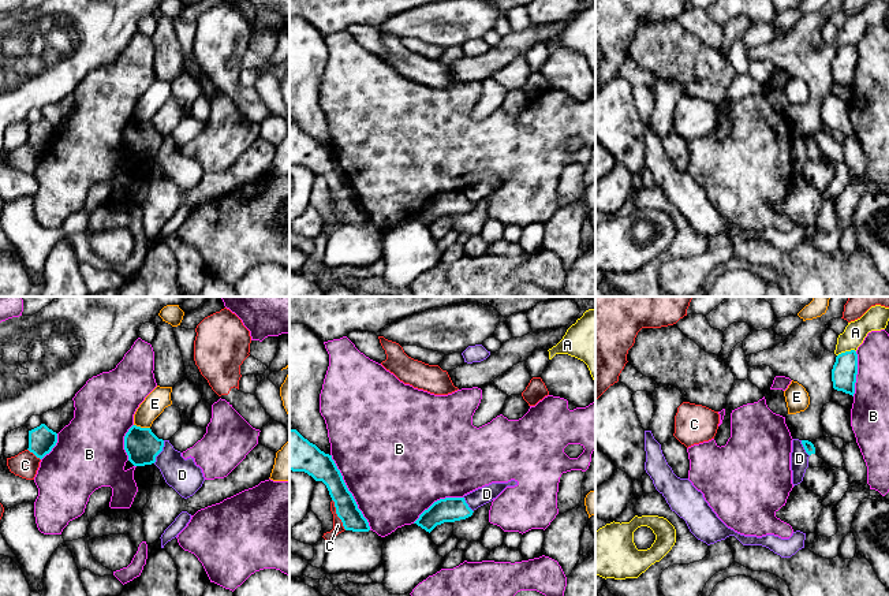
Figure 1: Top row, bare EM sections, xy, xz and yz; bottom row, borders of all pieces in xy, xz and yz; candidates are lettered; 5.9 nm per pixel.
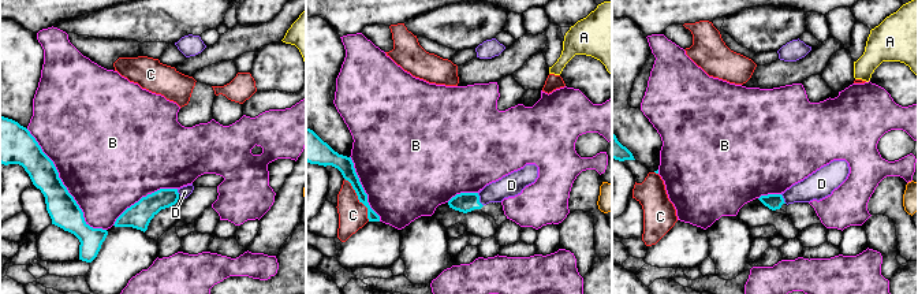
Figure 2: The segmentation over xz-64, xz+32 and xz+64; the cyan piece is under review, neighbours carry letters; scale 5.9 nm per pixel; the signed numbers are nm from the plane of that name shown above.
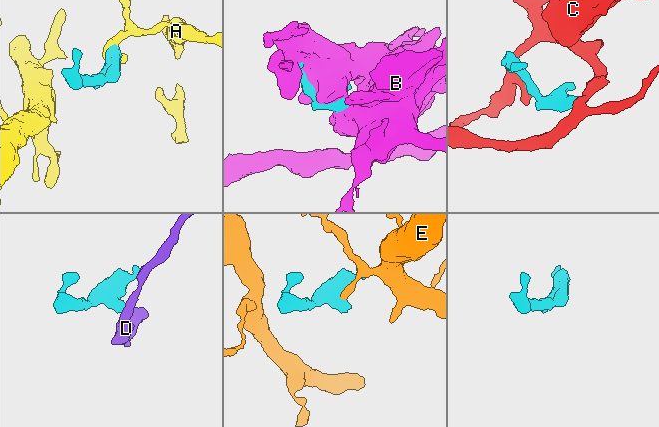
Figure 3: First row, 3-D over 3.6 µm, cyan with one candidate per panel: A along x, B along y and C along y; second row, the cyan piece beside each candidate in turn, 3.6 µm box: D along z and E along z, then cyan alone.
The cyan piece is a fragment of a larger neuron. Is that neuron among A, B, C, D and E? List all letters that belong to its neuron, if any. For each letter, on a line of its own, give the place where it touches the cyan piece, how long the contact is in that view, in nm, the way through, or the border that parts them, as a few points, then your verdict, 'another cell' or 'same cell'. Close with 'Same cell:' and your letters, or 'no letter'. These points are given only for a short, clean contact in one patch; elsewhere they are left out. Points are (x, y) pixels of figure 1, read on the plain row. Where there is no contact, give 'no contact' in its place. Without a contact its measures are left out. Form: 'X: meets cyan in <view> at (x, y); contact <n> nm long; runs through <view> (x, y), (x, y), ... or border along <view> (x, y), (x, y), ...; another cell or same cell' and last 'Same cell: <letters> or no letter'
A: meets cyan in yz at (845, 45); contact 120 nm long; border along yz (855, 44), (847, 44), (837, 49); another cell
B: meets cyan in xz at (350, 186); contact 500 nm long; another cell
C: meets cyan in xz at (336, 207); contact 200 nm long; another cell
D: meets cyan in xy at (161, 144); contact 150 nm long; border along xy (164, 134), (163, 144), (153, 156); another cell
E: meets cyan in xy at (142, 122); contact 100 nm long; border along xy (134, 118), (149, 122); another cell
Same cell: no letter

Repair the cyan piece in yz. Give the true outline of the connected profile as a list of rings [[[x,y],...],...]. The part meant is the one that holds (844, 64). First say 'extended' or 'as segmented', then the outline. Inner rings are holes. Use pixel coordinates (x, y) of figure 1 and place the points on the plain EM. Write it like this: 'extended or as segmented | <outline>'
as segmented | [[[851,44],[838,48],[832,63],[833,82],[853,90],[856,68],[858,68],[856,45]]]

